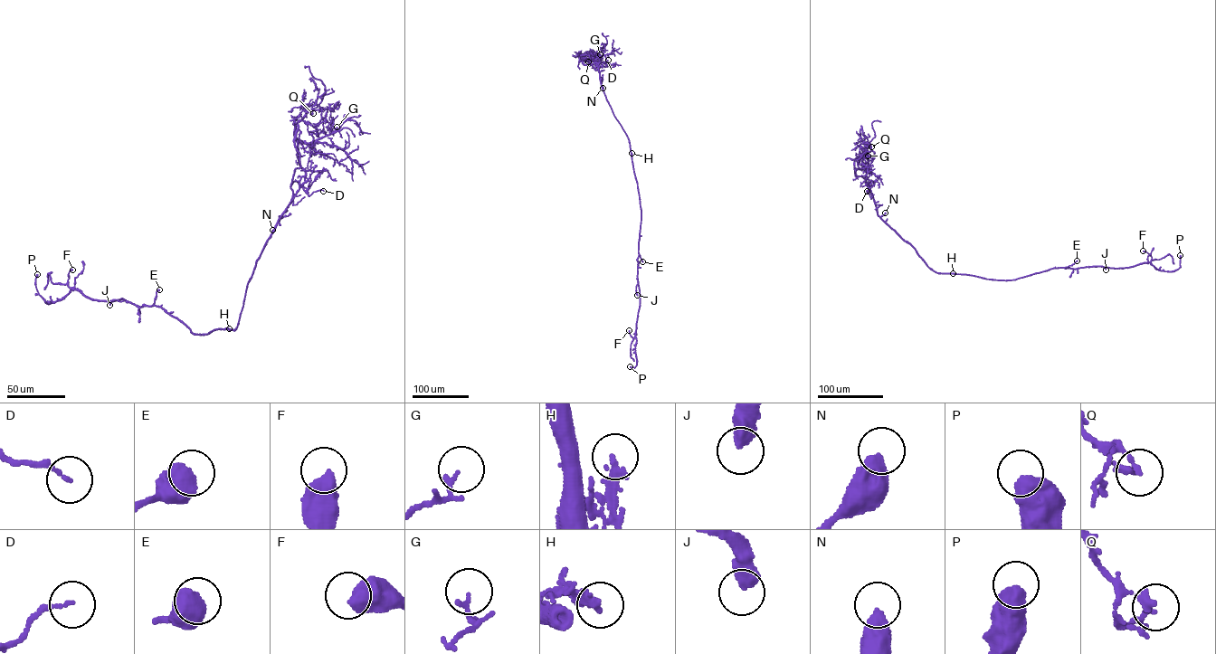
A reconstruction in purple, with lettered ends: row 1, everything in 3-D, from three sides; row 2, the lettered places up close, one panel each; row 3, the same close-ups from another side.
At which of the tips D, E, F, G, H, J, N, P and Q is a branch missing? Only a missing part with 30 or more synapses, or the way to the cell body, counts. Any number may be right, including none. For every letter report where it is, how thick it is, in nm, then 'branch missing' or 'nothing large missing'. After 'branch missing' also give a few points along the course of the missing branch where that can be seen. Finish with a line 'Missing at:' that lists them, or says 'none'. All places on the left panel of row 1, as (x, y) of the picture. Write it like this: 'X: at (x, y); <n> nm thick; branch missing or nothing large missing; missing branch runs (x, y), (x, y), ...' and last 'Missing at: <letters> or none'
D: at (323, 191); 100 nm thick; nothing large missing
E: at (159, 289); 800 nm thick; nothing large missing
F: at (72, 270); 600 nm thick; nothing large missing
G: at (337, 127); 90 nm thick; nothing large missing
H: at (229, 328); 240 nm thick; nothing large missing
J: at (109, 305); 480 nm thick; nothing large missing
N: at (272, 230); 550 nm thick; nothing large missing
P: at (37, 274); 600 nm thick; nothing large missing
Q: at (313, 113); 240 nm thick; nothing large missing
Missing at: none

